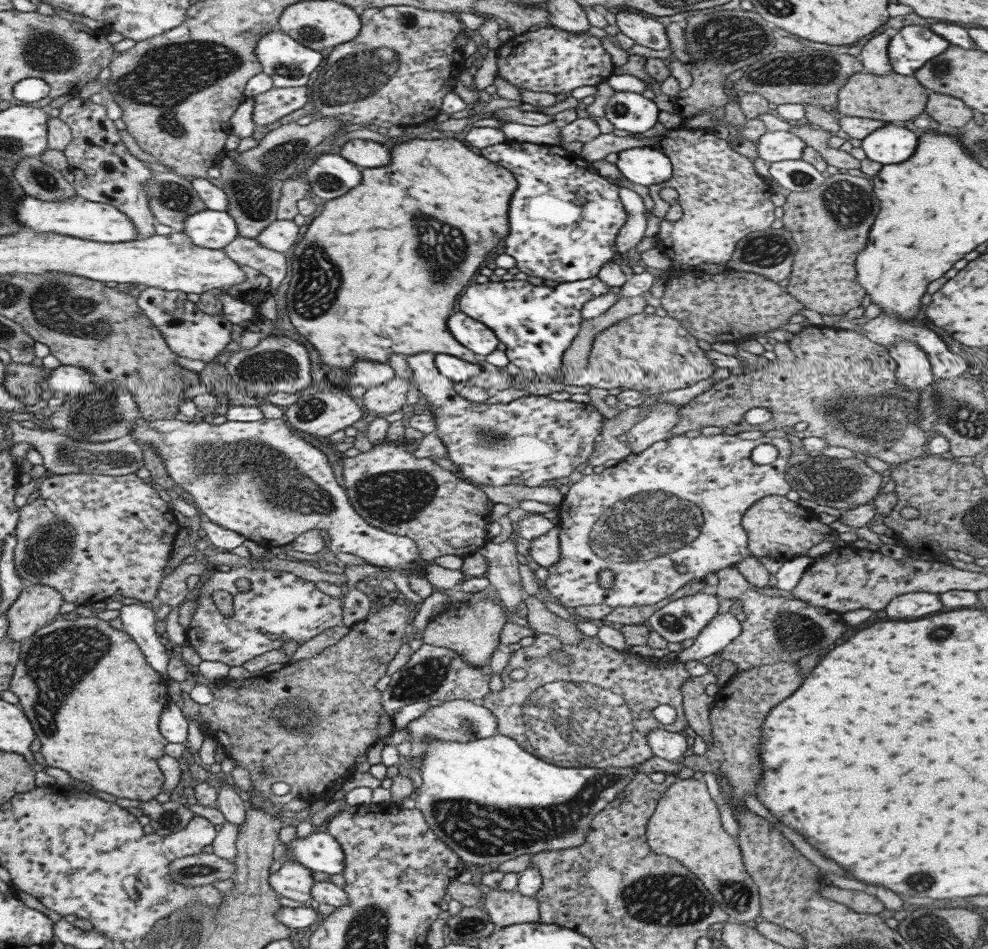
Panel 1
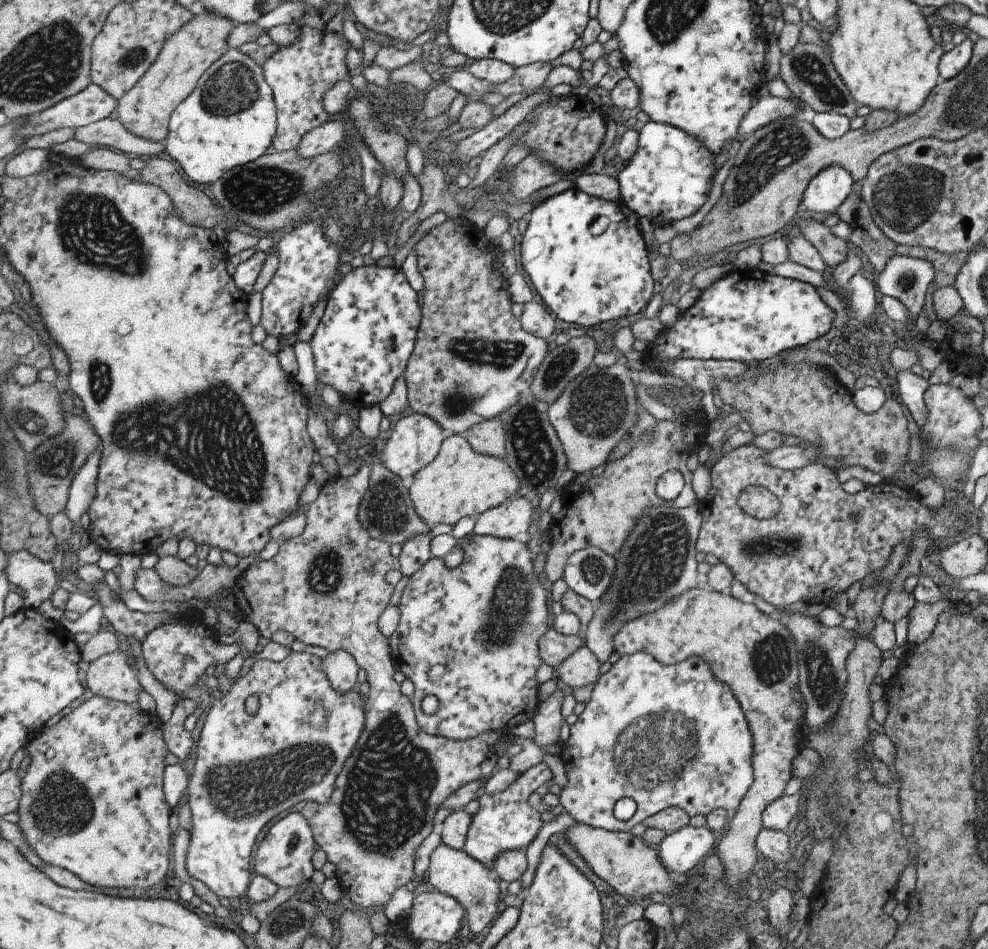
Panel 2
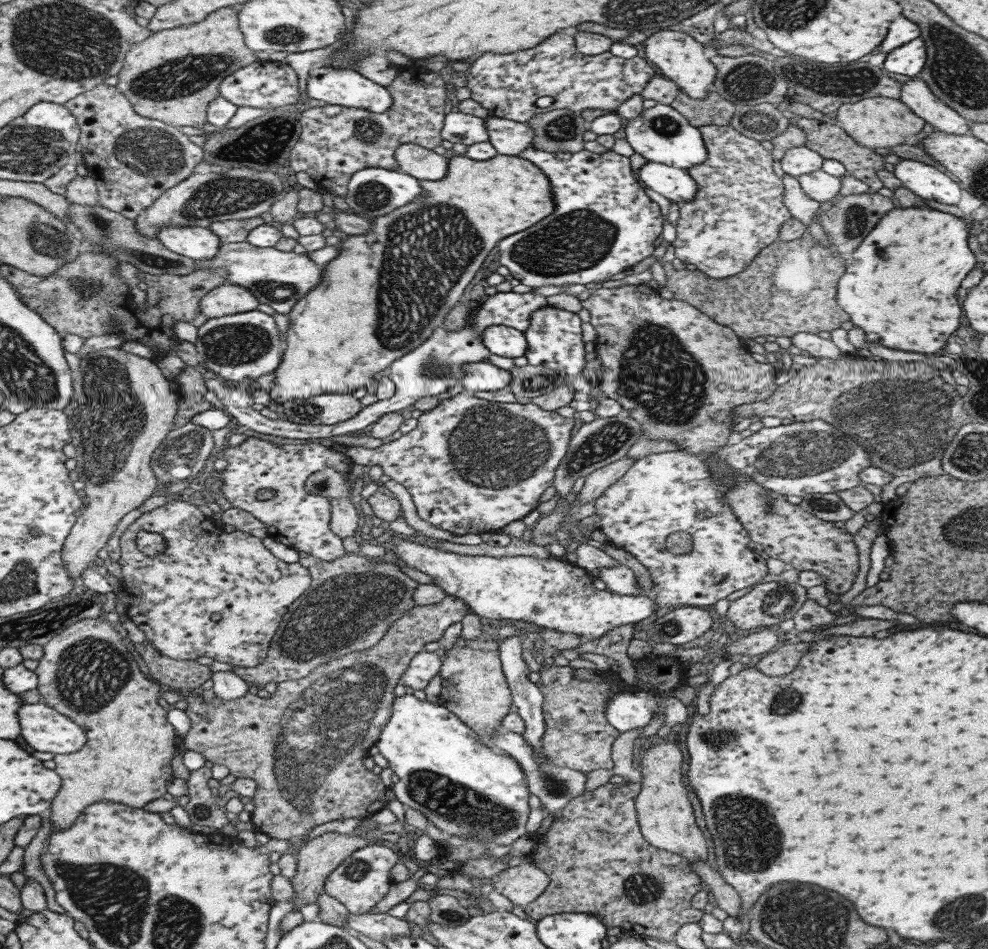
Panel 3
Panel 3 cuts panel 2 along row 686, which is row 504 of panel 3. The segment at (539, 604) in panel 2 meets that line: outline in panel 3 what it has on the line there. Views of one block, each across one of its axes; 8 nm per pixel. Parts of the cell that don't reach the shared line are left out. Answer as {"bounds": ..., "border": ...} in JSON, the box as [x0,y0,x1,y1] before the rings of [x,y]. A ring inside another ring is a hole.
{"bounds":[346,392,573,536],"border":[[[463,392],[421,412],[416,427],[399,438],[378,448],[349,447],[346,455],[353,464],[368,468],[378,464],[384,475],[407,490],[421,520],[457,536],[481,534],[522,519],[540,503],[541,493],[552,486],[553,472],[566,453],[573,423],[573,418],[539,410],[532,403],[493,403]]]}

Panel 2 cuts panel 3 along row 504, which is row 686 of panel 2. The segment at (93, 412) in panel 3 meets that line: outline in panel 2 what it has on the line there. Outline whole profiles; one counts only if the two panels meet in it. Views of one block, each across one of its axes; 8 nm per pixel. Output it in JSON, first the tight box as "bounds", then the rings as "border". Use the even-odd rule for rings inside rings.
{"bounds":[85,651,141,707],"border":[[[115,651],[92,660],[85,670],[89,694],[137,707],[135,699],[141,688],[127,657]]]}

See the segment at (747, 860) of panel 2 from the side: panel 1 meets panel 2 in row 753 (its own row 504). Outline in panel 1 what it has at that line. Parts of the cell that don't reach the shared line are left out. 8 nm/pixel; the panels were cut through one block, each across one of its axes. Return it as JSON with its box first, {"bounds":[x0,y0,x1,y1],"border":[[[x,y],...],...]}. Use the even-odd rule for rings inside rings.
{"bounds":[740,495,847,562],"border":[[[769,495],[755,501],[745,510],[740,523],[747,535],[747,550],[753,557],[768,556],[785,562],[793,556],[804,555],[811,546],[819,542],[831,542],[833,548],[847,546],[829,525],[818,521],[815,513],[788,500],[785,495]]]}

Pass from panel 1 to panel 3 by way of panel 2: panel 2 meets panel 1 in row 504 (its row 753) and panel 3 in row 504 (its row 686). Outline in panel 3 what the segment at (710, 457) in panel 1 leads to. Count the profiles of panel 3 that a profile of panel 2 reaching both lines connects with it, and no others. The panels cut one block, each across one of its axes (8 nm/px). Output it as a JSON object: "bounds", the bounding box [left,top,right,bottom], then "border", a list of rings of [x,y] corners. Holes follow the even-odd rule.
{"bounds":[594,449,765,607],"border":[[[683,449],[649,454],[635,460],[632,466],[603,491],[594,501],[594,514],[599,518],[598,530],[607,537],[607,544],[638,560],[651,579],[658,606],[706,607],[715,604],[735,590],[755,584],[765,574],[765,560],[751,545],[747,531],[733,516],[724,494],[734,486],[731,478],[721,480],[719,474],[707,470],[706,458]],[[673,532],[687,532],[693,538],[693,550],[685,556],[675,556],[665,550],[665,540]]]}

